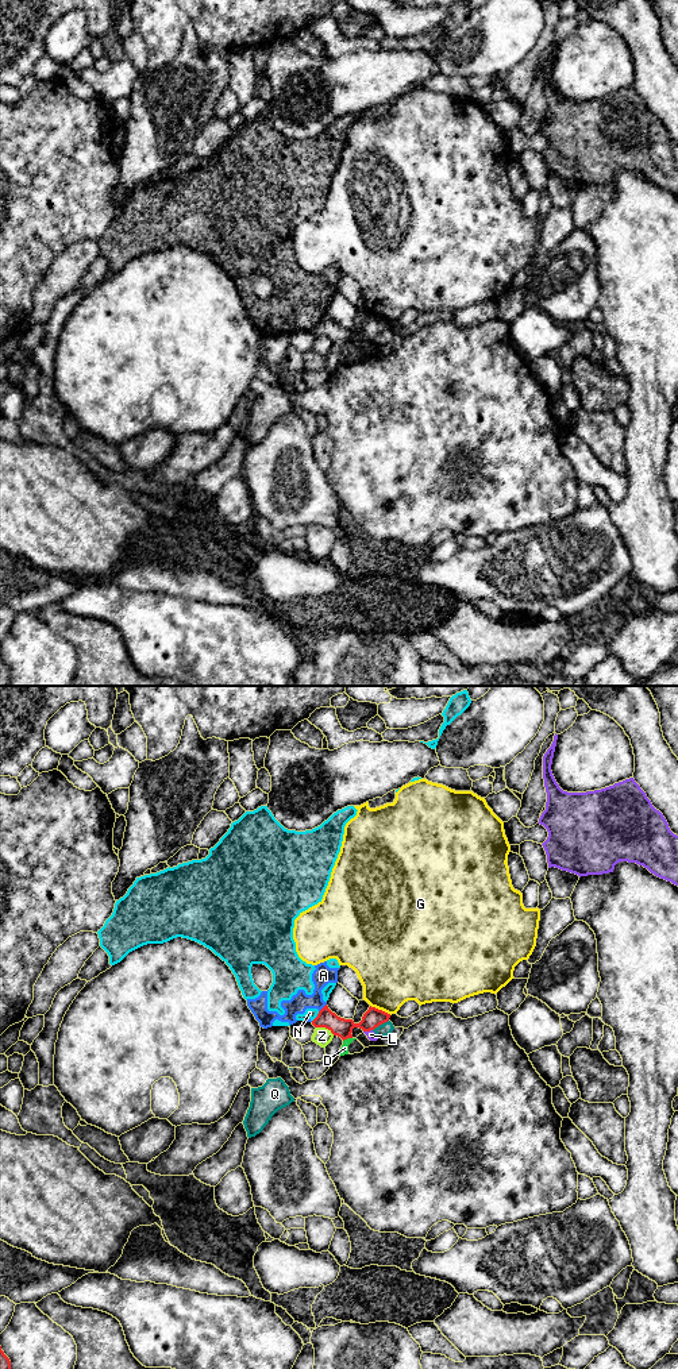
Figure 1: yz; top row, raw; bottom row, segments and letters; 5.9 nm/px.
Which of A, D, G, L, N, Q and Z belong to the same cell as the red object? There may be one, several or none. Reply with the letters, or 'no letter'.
no letter

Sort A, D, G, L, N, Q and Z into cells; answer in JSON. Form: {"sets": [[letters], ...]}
{"sets": [["A", "N"], ["D"], ["G"], ["L"], ["Q"], ["Z"]]}

